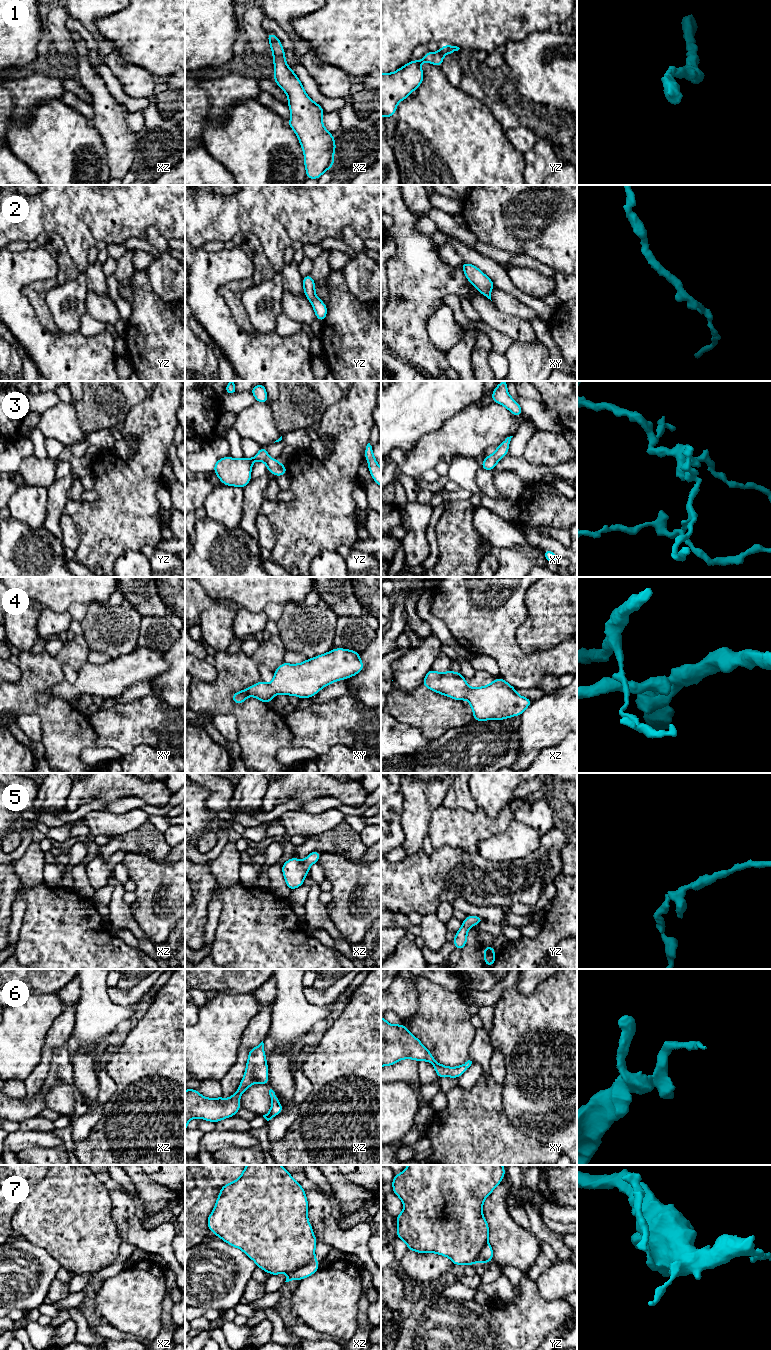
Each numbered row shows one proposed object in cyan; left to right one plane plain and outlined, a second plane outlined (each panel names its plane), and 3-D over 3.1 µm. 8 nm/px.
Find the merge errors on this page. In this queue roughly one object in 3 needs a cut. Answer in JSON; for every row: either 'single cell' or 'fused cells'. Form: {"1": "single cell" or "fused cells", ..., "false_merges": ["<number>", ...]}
{"1": "single cell", "2": "single cell", "3": "single cell", "4": "single cell", "5": "single cell", "6": "single cell", "7": "fused cells", "false_merges": ["7"]}

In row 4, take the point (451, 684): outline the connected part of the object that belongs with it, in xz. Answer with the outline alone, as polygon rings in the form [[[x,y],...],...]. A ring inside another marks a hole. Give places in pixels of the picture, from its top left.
[[[431,669],[421,685],[455,700],[467,699],[475,721],[505,720],[520,716],[533,702],[518,695],[516,688],[500,676],[486,686],[470,688],[461,672],[455,673],[449,669],[445,673],[439,673]]]

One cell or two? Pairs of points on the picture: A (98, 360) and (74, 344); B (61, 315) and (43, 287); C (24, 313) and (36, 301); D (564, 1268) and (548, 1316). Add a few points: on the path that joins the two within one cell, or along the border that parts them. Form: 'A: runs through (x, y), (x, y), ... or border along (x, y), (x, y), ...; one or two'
A: runs through (92, 360), (80, 350); one
B: border along (68, 281), (47, 293), (45, 302), (51, 315); two
C: border along (25, 284), (23, 294), (37, 319), (44, 326); two
D: border along (536, 1284), (539, 1294), (545, 1299), (563, 1299); two

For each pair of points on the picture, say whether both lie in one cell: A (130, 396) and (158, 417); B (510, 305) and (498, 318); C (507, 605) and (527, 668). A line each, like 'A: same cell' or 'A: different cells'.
A: different cells
B: different cells
C: same cell

